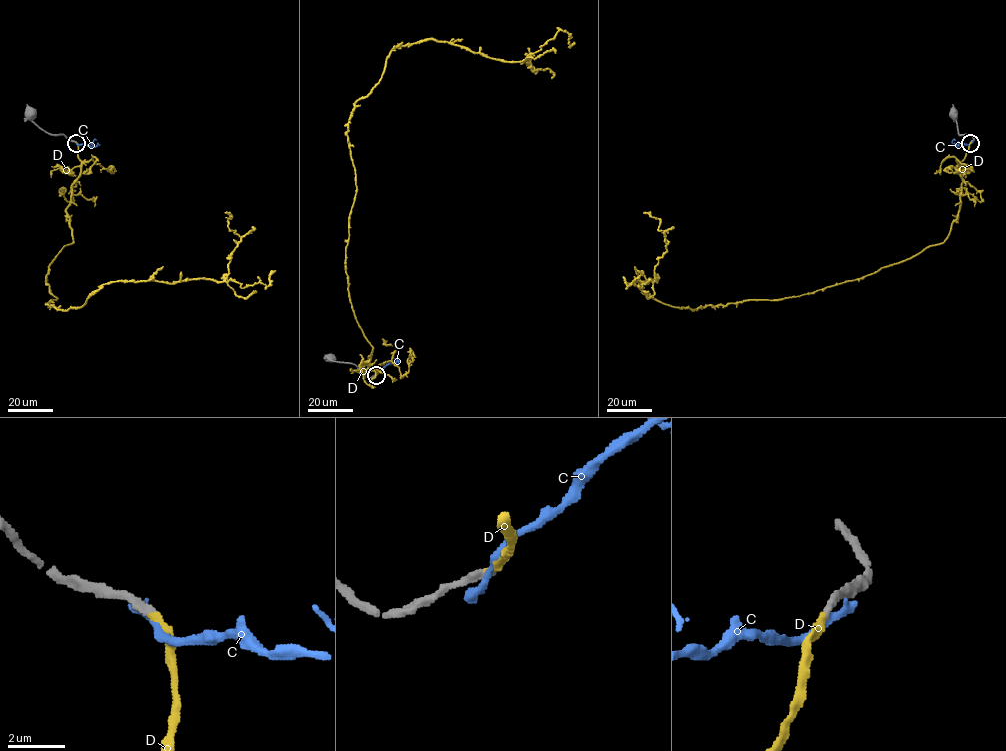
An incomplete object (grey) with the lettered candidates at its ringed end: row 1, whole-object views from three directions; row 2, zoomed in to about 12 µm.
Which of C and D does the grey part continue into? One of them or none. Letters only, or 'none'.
D

